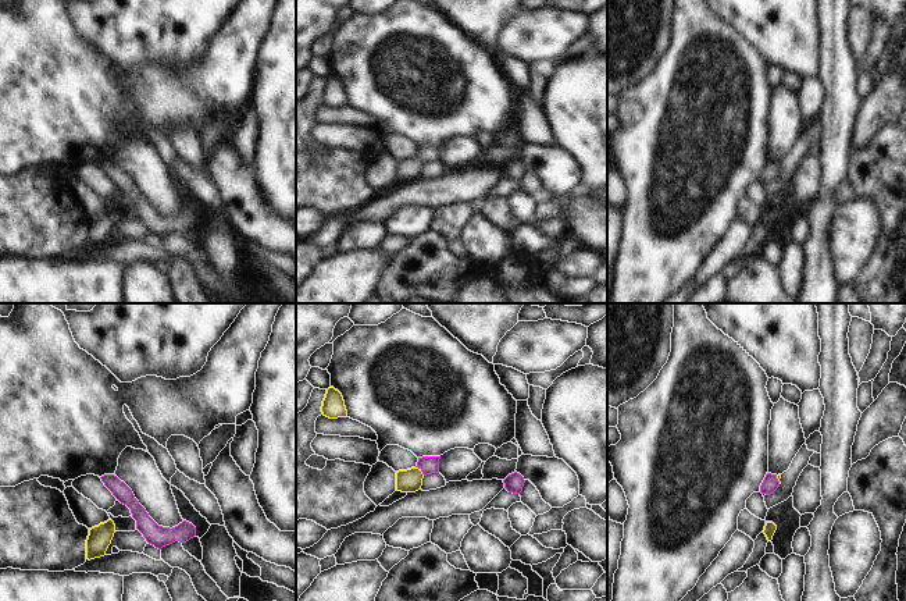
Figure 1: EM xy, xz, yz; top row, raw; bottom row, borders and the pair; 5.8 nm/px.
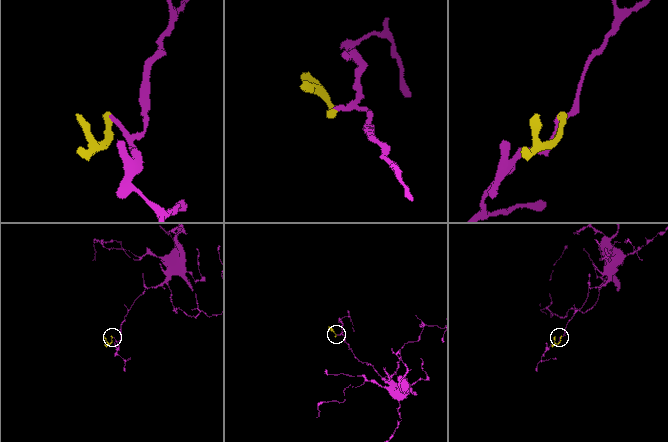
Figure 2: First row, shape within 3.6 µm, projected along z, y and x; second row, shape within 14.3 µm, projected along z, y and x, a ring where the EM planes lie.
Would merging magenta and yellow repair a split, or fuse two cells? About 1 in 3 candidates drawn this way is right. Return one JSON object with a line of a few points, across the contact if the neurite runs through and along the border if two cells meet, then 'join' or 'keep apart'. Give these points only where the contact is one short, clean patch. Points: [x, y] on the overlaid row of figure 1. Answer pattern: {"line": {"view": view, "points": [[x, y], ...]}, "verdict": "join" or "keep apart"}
{"line": {"view": "xz", "points": [[428, 465], [421, 470], [410, 480]]}, "verdict": "join"}

